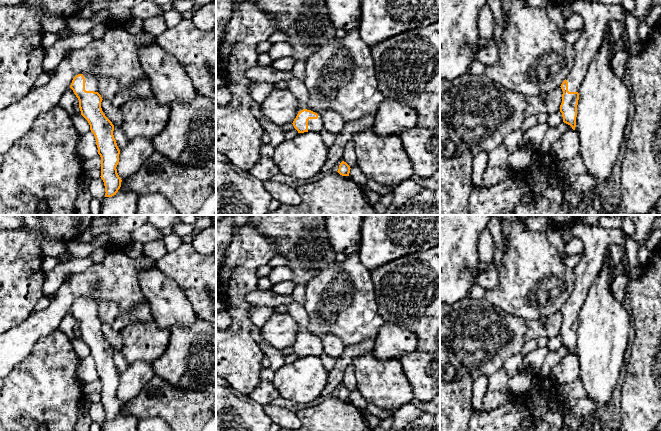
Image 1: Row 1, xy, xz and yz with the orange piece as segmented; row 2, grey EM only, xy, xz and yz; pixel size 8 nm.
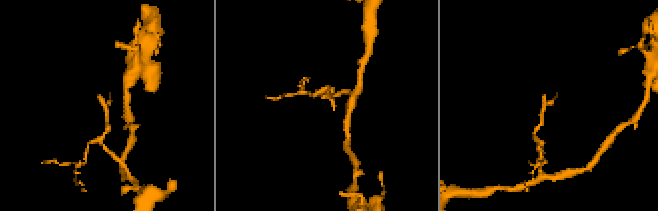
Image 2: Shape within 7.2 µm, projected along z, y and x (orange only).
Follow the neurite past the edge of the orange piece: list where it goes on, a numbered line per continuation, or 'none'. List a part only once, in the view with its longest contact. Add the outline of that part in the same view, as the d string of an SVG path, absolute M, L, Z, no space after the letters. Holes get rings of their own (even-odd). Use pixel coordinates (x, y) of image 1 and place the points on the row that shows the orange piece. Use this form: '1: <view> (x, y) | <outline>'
1: xy (91, 82) | M84 73L83 76L85 78L85 90L98 92L99 78L88 73Z

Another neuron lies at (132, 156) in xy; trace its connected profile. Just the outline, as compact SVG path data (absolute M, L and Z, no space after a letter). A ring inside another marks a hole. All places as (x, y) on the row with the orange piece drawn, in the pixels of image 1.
M145 138L130 140L120 151L117 173L122 181L136 173L144 161L149 158L155 149L152 141Z

